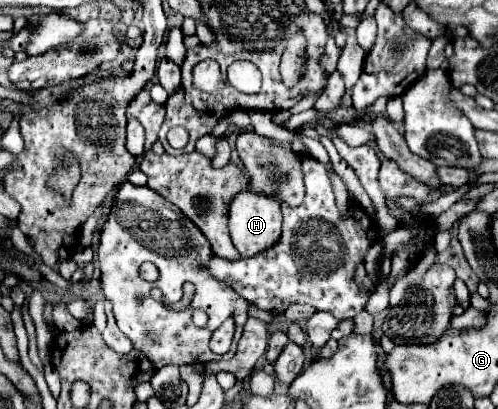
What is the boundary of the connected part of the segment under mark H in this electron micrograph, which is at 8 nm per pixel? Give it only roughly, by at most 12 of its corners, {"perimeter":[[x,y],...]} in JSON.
{"perimeter":[[243,190],[229,202],[229,232],[245,258],[281,238],[281,206]]}

